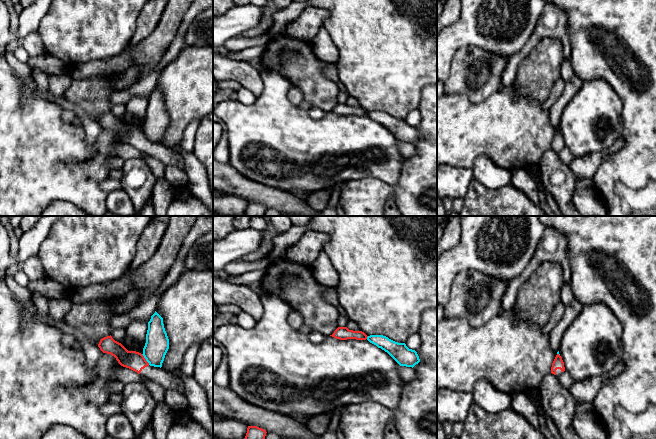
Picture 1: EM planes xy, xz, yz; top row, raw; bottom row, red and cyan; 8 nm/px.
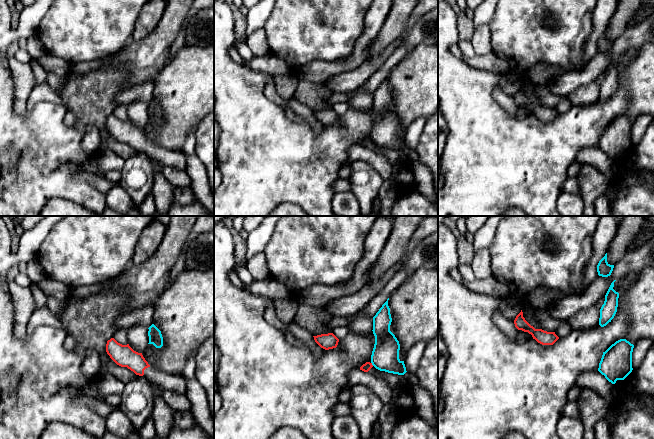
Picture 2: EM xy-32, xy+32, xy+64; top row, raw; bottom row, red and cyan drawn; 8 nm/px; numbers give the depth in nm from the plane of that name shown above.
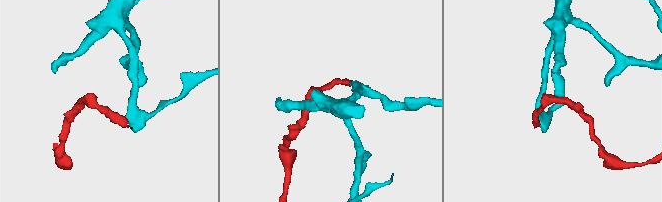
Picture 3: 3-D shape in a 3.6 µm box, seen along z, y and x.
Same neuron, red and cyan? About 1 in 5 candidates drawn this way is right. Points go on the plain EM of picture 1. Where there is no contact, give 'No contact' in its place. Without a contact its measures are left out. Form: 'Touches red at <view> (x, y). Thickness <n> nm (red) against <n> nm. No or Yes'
Touches red at xy (145, 135). Thickness 150 nm (red) against 190 nm. No

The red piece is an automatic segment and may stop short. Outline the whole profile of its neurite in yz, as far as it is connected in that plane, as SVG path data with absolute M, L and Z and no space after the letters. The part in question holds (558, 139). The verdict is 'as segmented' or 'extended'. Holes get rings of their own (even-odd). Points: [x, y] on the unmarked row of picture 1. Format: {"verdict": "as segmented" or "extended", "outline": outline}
{"verdict": "as segmented", "outline": "M559 130L556 131L556 133L552 139L551 149L556 151L557 145L560 145L562 148L565 147L564 138L562 136L562 133Z"}

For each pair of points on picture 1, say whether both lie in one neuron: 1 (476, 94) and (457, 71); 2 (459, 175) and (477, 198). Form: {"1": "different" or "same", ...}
{"1": "same", "2": "different"}

